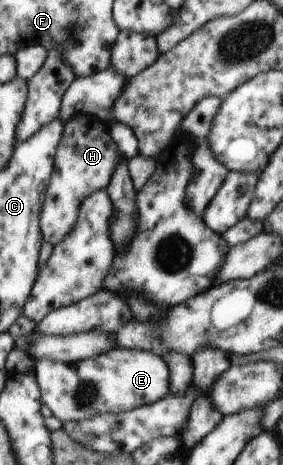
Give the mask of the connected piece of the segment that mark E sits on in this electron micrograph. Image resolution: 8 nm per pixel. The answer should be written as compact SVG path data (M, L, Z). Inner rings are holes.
M115 348L95 358L69 363L39 360L35 362L34 370L43 407L63 423L143 408L170 393L169 368L163 358L137 348Z

